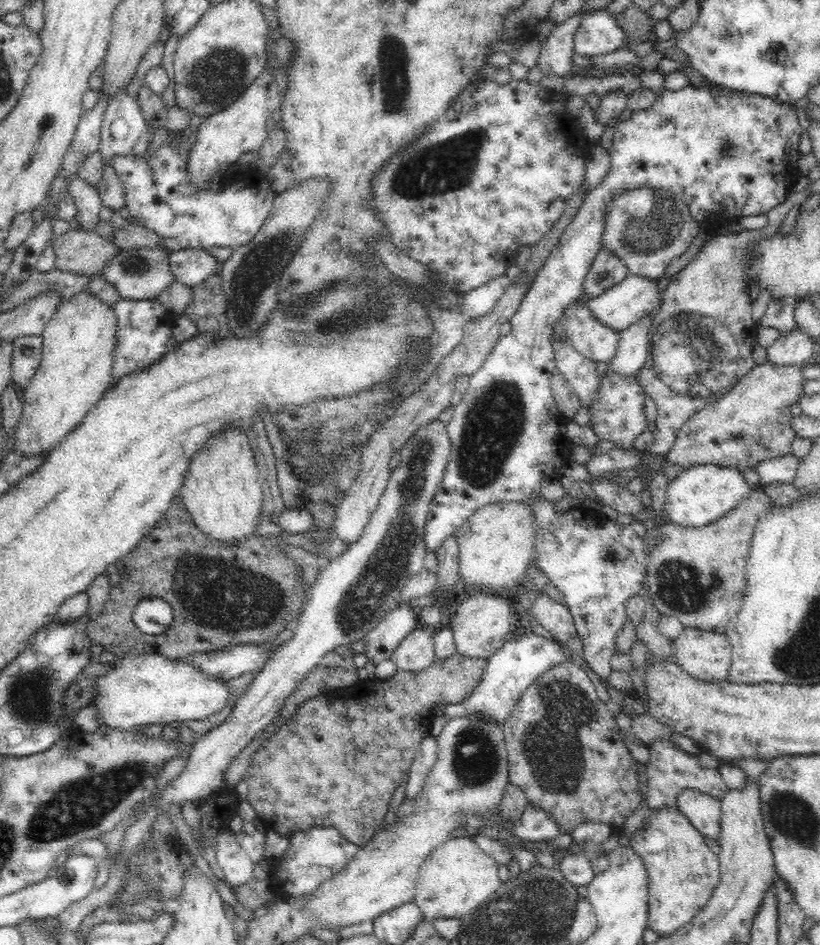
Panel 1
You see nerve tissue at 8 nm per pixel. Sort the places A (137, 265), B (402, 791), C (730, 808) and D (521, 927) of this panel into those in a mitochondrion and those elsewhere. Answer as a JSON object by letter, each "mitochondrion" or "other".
{"A":"mitochondrion","B":"other","C":"other","D":"mitochondrion"}

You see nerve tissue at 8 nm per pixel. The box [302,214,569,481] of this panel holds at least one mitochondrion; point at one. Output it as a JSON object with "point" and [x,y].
{"point":[356,316]}

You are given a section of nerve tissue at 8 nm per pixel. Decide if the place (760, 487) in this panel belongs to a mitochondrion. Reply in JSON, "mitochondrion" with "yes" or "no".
{"mitochondrion":"no"}

